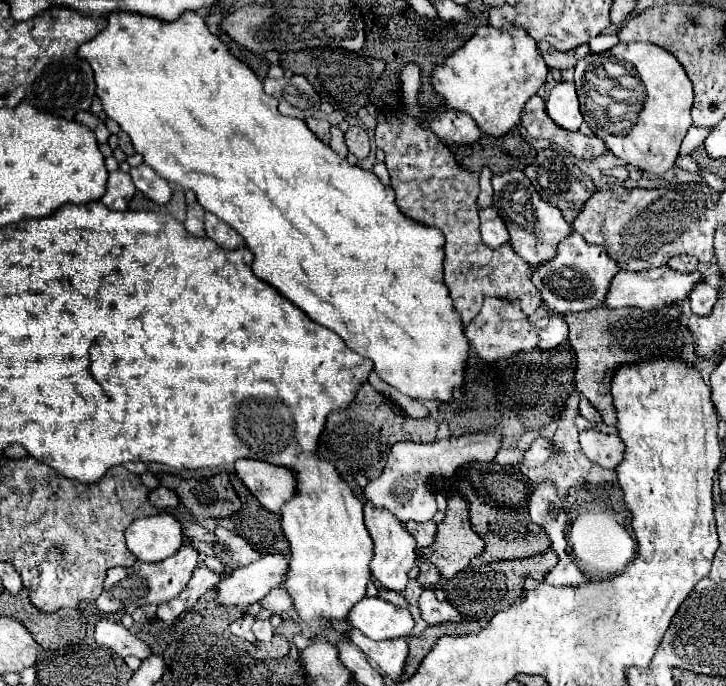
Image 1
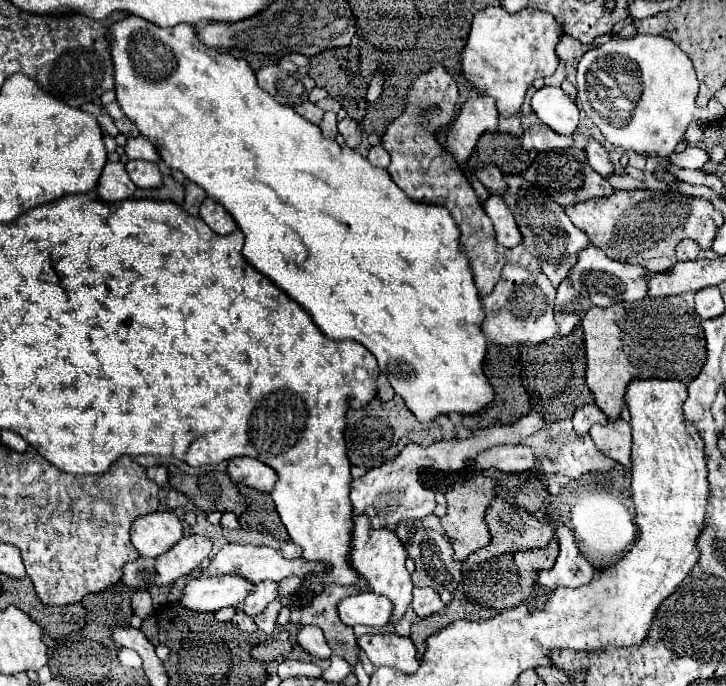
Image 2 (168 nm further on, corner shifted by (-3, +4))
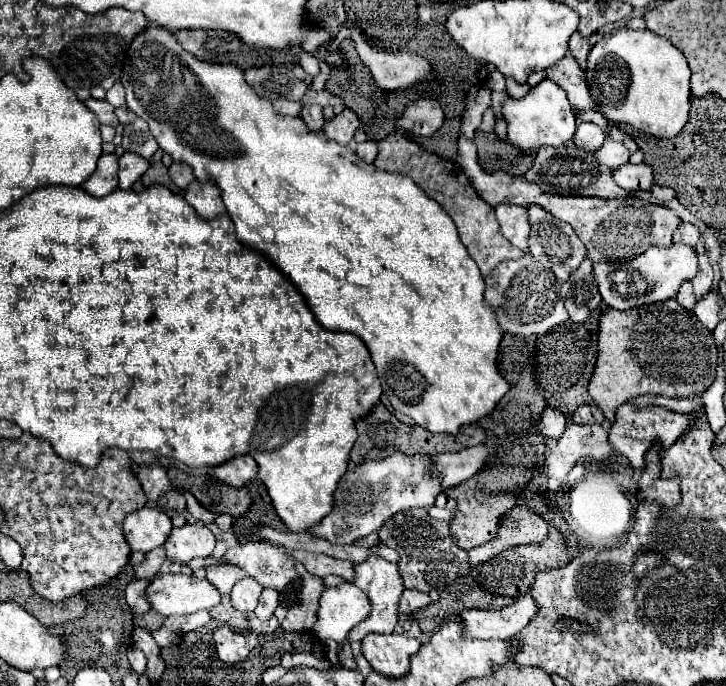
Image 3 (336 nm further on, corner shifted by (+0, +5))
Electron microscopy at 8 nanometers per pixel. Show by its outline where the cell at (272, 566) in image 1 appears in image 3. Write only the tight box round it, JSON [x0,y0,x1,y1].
[146,575,220,617]

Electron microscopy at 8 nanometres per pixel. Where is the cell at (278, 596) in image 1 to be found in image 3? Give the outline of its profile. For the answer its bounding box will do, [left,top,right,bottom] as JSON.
[230,577,262,613]

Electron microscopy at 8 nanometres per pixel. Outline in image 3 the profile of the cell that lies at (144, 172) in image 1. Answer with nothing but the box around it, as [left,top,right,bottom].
[120,151,150,189]

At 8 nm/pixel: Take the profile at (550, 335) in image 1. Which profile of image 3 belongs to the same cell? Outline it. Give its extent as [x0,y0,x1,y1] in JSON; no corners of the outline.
[560,259,602,323]

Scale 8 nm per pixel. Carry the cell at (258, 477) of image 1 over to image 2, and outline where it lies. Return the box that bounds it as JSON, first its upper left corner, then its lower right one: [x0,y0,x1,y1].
[227,458,277,494]

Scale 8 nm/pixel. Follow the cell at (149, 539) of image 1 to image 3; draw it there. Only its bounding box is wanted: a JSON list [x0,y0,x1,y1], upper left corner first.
[124,507,172,553]

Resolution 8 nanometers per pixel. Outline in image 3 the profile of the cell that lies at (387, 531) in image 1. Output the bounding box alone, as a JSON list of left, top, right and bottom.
[348,553,404,641]

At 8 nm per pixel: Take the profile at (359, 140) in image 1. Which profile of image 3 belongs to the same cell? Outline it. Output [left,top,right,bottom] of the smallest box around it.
[322,109,360,145]

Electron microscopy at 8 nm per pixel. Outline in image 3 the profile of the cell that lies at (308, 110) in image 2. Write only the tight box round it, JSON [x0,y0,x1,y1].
[272,99,300,117]

